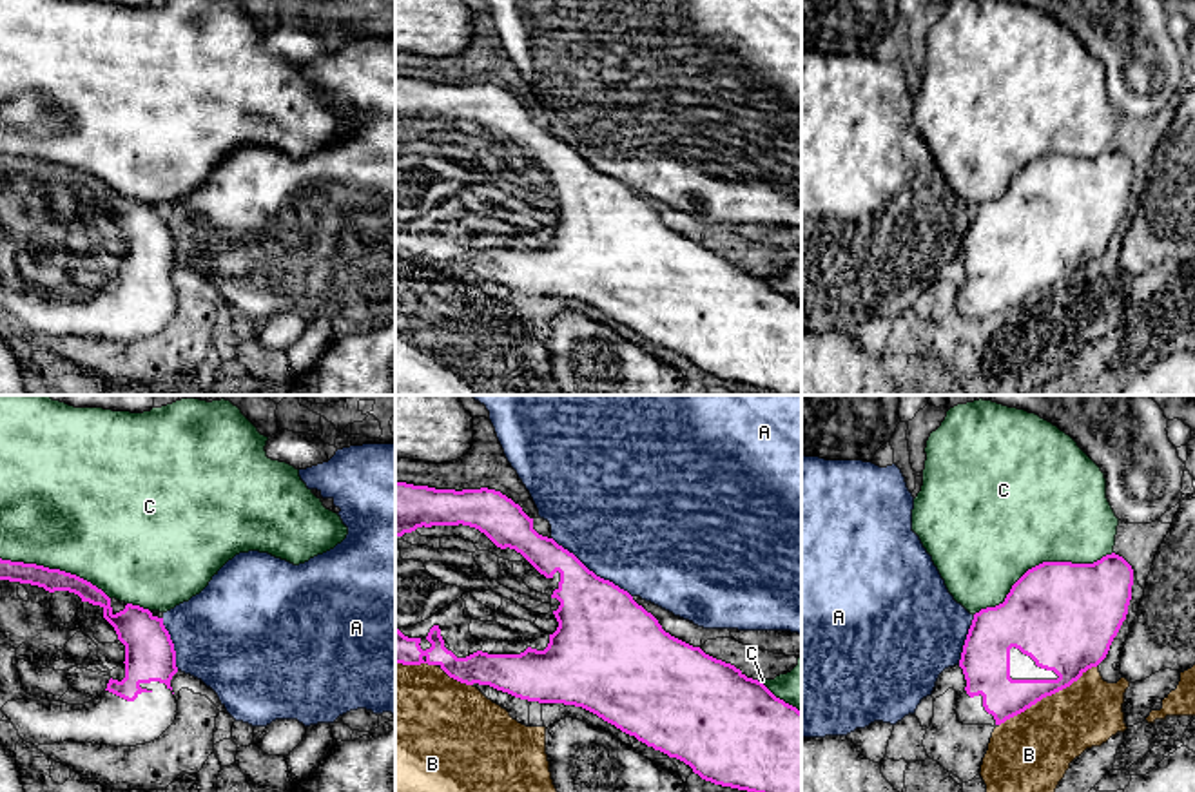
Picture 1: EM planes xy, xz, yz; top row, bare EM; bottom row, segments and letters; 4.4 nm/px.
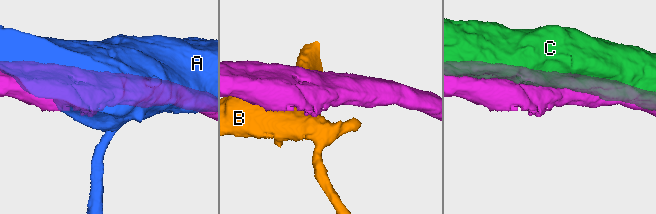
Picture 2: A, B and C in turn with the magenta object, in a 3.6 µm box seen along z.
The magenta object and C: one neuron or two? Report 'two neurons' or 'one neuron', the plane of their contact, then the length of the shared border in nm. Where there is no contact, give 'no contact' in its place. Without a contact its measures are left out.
one neuron | yz | 700 nm

